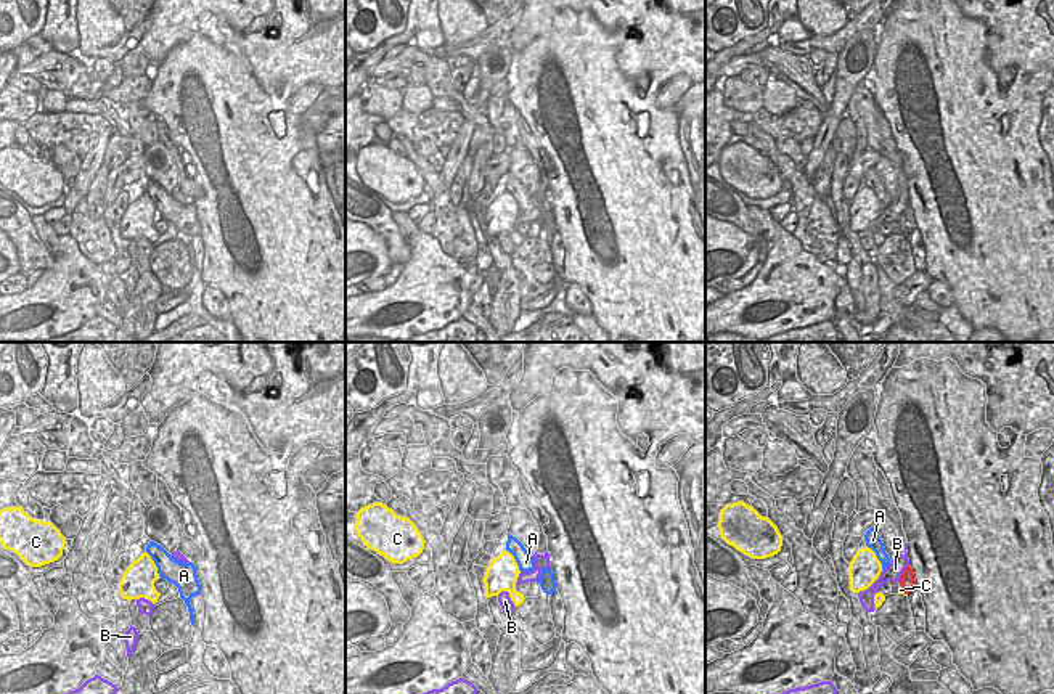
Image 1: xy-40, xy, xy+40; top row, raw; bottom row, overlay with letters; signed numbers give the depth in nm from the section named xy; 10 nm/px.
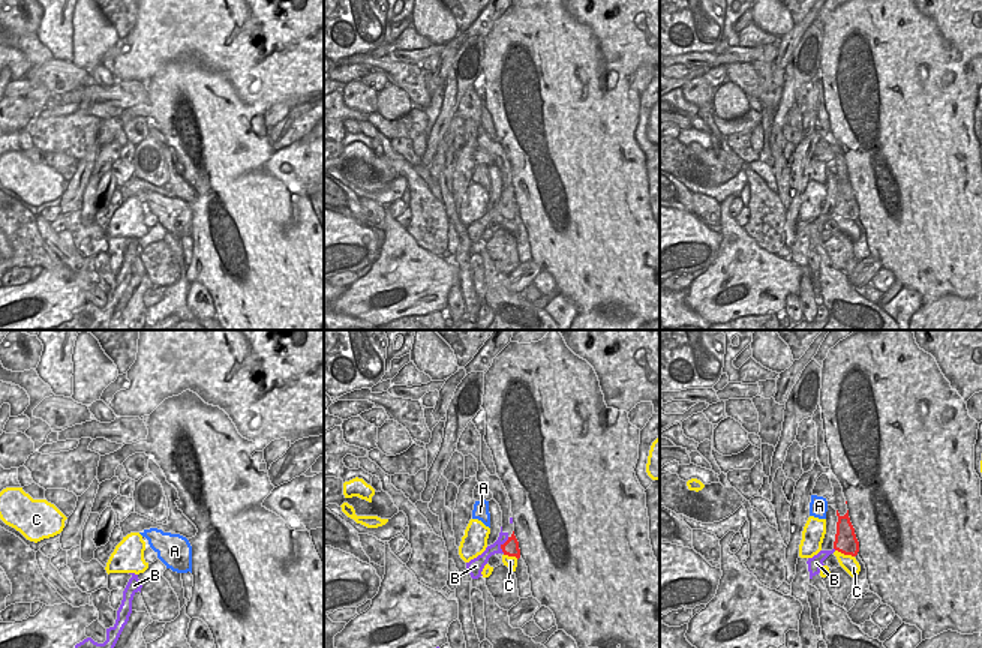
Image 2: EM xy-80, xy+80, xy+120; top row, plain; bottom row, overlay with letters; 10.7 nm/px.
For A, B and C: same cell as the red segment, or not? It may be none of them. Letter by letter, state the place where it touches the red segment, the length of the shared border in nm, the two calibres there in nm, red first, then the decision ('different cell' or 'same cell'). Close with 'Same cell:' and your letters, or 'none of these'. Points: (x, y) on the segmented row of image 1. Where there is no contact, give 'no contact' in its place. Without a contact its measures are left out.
A: no contact; different cell
B: contact xy+40 (903, 574); length 220 nm; calibres 160 and 170 nm; different cell
C: contact xy+40 (902, 590); length 130 nm; calibres 160 and 30 nm; different cell
Same cell: none of these

